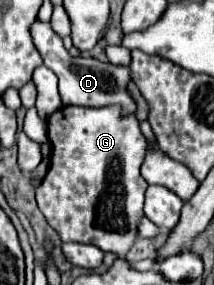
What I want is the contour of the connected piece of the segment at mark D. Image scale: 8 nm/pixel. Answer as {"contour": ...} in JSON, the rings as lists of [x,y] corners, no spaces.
{"contour":[[[33,23],[31,37],[37,47],[37,51],[43,57],[43,63],[55,71],[59,77],[59,95],[63,105],[79,105],[79,107],[109,107],[119,105],[121,115],[133,115],[137,113],[137,103],[127,91],[127,85],[131,81],[131,69],[123,65],[113,65],[107,61],[99,61],[93,57],[71,57],[69,51],[63,47],[61,39],[53,33],[49,23]]]}

